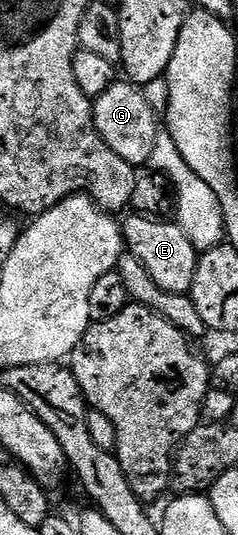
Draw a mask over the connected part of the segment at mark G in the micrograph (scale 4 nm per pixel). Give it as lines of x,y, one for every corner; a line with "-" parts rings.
125,79
114,81
111,87
107,87
107,91
103,91
103,95
93,101
93,118
99,135
107,147
119,155
119,159
134,167
148,166
159,132
159,114
151,107
151,103
147,103
144,92
138,86

